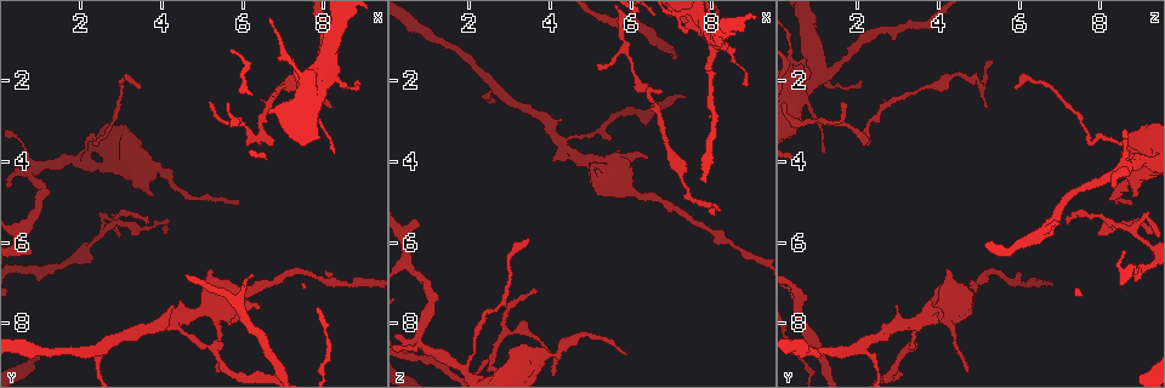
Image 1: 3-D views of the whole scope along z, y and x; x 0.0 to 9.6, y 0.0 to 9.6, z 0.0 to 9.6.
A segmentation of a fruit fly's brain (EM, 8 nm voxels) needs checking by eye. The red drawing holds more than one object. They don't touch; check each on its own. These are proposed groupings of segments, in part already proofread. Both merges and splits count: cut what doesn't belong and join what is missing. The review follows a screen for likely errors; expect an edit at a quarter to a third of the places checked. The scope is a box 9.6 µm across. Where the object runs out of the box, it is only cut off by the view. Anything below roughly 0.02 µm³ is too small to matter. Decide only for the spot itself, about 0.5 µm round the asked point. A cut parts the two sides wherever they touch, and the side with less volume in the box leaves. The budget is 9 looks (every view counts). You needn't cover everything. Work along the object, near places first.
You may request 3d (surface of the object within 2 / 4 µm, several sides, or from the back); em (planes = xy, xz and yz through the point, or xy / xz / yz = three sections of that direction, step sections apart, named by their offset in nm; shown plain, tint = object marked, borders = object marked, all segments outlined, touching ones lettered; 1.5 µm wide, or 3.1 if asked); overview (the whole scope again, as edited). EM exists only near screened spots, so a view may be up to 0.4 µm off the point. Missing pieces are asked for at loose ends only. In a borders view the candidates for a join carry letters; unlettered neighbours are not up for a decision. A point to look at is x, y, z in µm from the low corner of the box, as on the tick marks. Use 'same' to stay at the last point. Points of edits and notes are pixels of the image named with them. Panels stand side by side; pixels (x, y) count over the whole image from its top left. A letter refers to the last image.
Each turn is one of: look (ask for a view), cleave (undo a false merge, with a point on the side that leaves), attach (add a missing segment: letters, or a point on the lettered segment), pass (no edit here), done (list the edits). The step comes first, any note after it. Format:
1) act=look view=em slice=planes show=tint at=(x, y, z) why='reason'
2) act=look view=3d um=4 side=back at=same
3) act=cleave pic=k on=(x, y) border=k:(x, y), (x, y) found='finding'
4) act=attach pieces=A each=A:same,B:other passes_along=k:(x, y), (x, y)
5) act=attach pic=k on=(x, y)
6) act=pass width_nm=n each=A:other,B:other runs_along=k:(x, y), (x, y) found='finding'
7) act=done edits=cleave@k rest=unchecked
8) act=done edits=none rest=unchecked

act=look view=em slice=yz step=8 show=borders at=(3.70, 5.35, 7.15) why='free end'

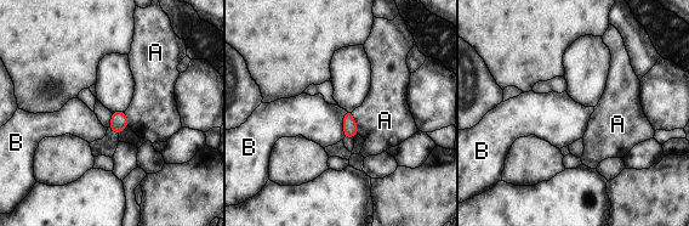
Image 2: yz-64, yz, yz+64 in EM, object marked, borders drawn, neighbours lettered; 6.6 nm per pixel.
act=look view=em slice=xy step=4 show=borders at=same

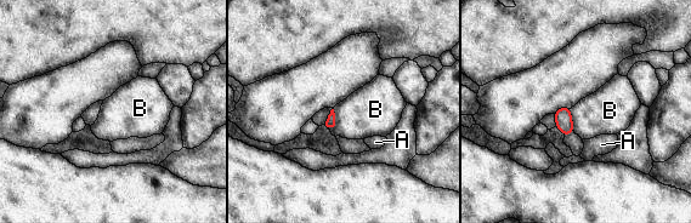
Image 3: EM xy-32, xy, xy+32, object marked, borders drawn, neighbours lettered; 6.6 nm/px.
act=pass each=A:other,B:other border=3:(333, 108), (334, 125), (328, 127) found='no lettered segment goes on from it'

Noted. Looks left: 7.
act=look view=em slice=planes show=tint at=(3.80, 4.85, 8.80) why='an open end'

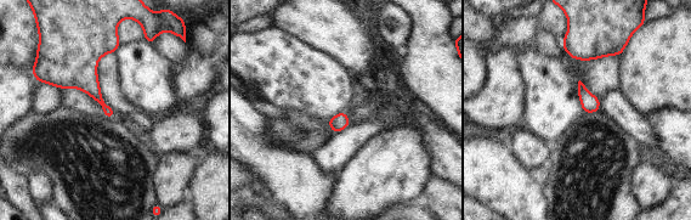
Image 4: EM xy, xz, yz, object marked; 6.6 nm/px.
act=look view=em slice=planes show=borders at=same

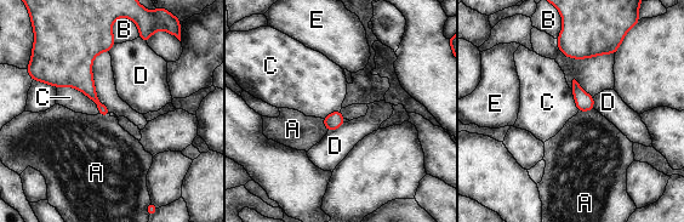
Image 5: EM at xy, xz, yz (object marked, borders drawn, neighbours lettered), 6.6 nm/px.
act=pass each=A:other,B:other,C:other,D:other,E:other border=5:(57, 86), (77, 87), (98, 113) found='none of them fits'

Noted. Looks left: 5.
act=look view=3d um=4 at=(5.20, 2.50, 1.60) why='branch stops here'

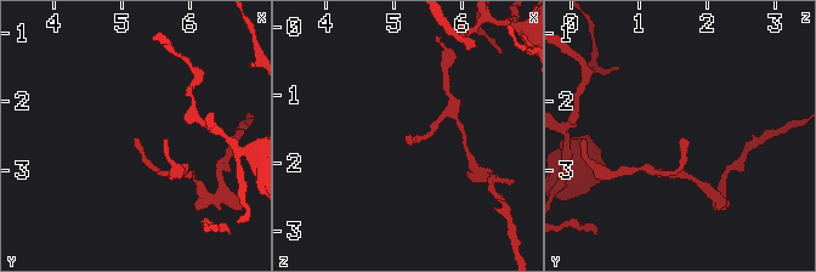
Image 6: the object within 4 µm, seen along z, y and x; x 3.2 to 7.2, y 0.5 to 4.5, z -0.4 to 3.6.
act=look view=em slice=planes show=borders at=(5.15, 2.50, 1.60) why='now the EM'

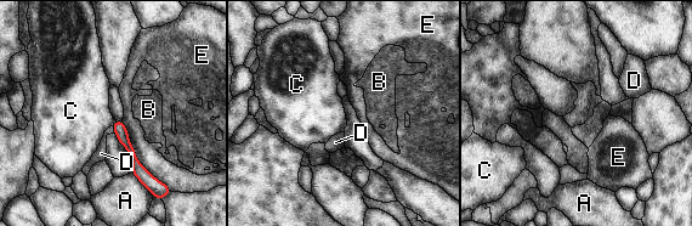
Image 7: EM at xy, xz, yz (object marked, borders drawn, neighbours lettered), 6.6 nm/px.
act=pass each=A:other,B:other,C:other,D:other,E:other border=7:(115, 120), (111, 125) found='none of them fits'

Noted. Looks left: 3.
act=look view=3d um=2 at=(8.85, 2.00, 2.15) why='thin end'

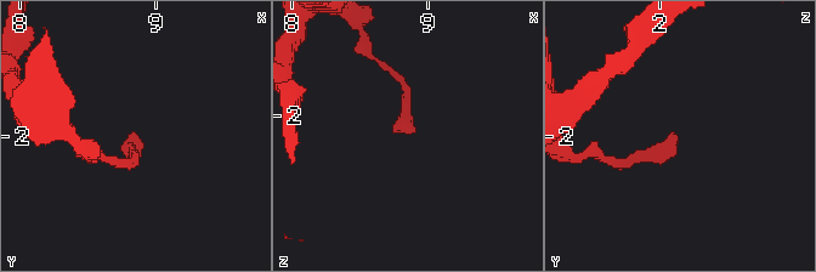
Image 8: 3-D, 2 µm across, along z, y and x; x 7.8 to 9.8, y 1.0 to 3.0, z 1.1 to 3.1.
act=look view=em slice=xz step=8 show=borders at=(8.88, 1.98, 2.16)

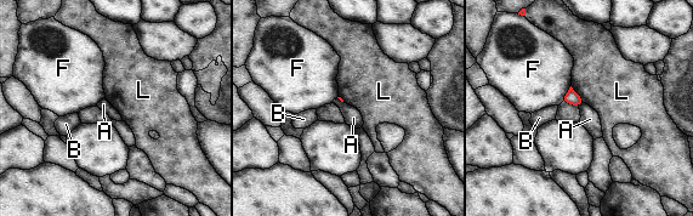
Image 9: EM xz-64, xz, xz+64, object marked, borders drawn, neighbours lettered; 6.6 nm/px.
act=pass each=A:other,B:other,F:other,L:other border=9:(584, 102), (579, 107) found='none of them fits'

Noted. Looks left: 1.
act=done edits=none rest=unchecked

